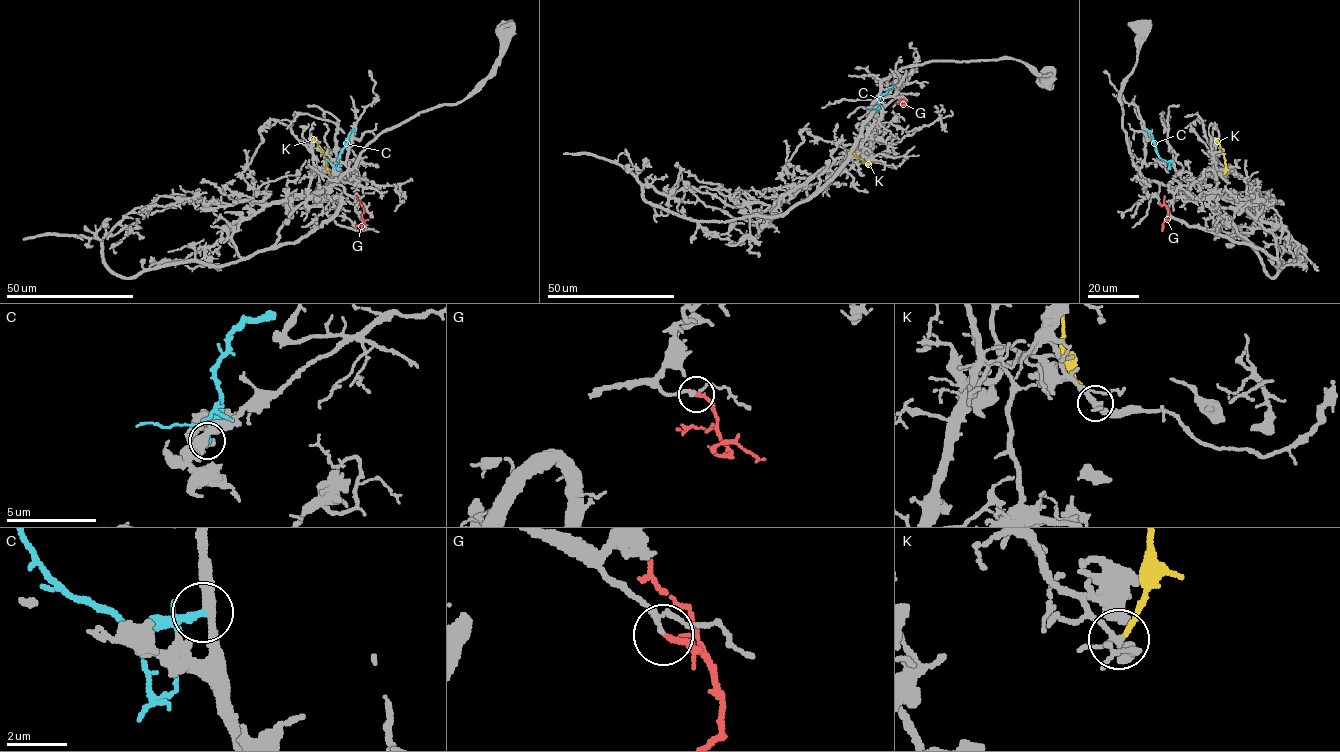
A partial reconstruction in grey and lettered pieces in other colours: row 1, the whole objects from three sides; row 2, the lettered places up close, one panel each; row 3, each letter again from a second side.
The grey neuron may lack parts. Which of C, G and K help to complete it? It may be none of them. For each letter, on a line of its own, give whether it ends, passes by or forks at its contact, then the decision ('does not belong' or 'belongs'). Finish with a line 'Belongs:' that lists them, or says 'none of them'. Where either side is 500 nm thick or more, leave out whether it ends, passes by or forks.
C: it ends | does not belong
G: it ends | belongs
K: it ends | does not belong
Belongs: G

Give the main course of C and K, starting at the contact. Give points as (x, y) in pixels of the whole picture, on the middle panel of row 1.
C: (877, 111), (879, 97), (895, 86)
K: (872, 162), (867, 163), (854, 152)

